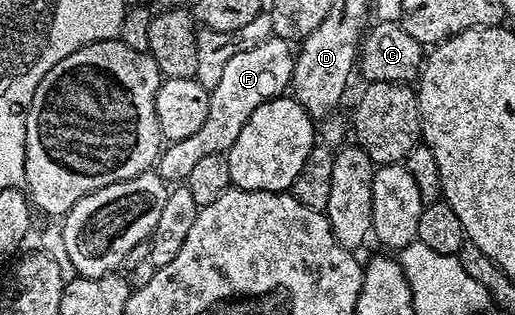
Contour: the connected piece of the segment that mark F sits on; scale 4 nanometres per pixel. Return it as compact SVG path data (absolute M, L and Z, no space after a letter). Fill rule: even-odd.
M275 35L268 41L258 43L258 47L250 47L250 51L234 55L234 59L226 63L218 87L209 92L210 111L206 115L206 123L202 123L202 127L198 127L190 139L173 141L161 152L158 172L165 182L187 182L190 170L205 155L227 153L234 139L238 139L242 127L246 127L246 119L250 119L250 115L254 115L262 103L273 101L291 86L295 62L293 46Z

